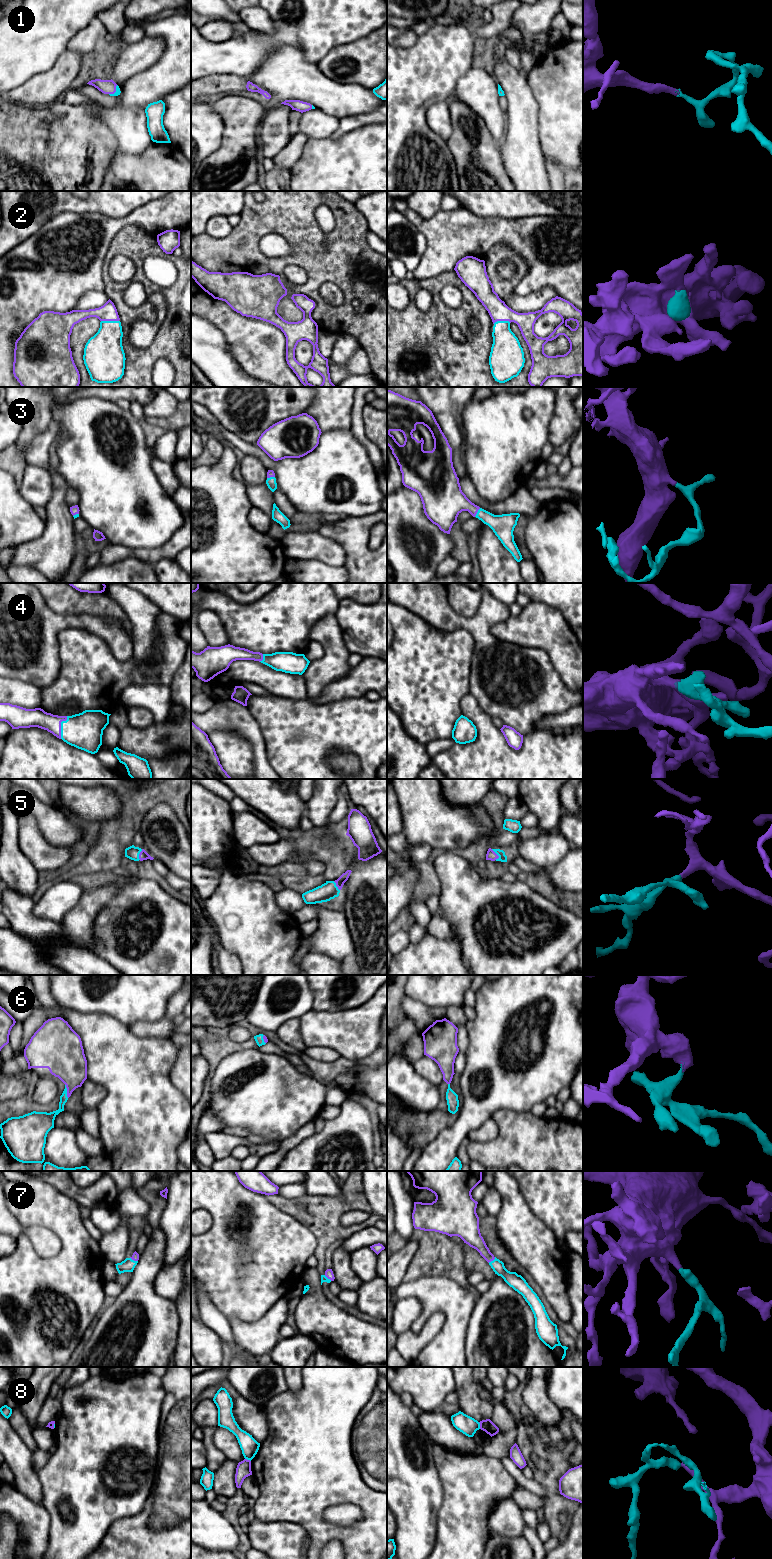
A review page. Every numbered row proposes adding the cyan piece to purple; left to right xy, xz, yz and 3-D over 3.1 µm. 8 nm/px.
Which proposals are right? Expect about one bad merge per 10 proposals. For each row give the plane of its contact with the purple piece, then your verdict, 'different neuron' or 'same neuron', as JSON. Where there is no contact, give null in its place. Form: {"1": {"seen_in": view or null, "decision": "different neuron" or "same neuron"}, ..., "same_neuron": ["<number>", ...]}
{"1": {"seen_in": "xy", "decision": "same neuron"}, "2": {"seen_in": "xy", "decision": "same neuron"}, "3": {"seen_in": "yz", "decision": "same neuron"}, "4": {"seen_in": "xy", "decision": "same neuron"}, "5": {"seen_in": "yz", "decision": "same neuron"}, "6": {"seen_in": "xy", "decision": "same neuron"}, "7": {"seen_in": "yz", "decision": "same neuron"}, "8": {"seen_in": "yz", "decision": "different neuron"}, "same_neuron": ["1", "2", "3", "4", "5", "6", "7"]}

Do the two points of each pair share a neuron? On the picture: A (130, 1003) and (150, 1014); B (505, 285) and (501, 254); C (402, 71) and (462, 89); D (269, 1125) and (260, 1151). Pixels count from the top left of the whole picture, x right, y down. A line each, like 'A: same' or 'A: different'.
A: same
B: same
C: different
D: different

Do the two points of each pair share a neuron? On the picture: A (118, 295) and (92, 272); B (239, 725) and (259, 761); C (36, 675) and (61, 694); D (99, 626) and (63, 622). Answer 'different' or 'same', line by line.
A: different
B: same
C: different
D: same

